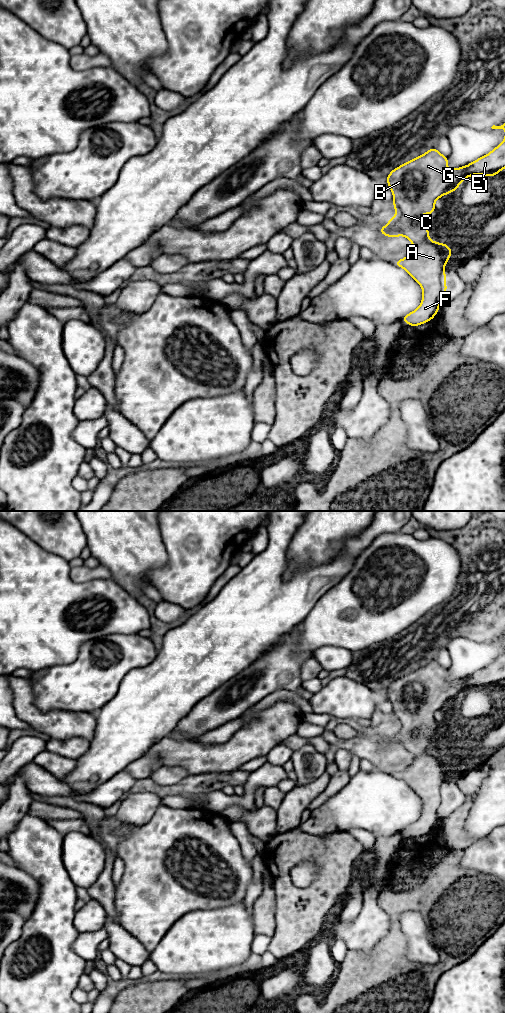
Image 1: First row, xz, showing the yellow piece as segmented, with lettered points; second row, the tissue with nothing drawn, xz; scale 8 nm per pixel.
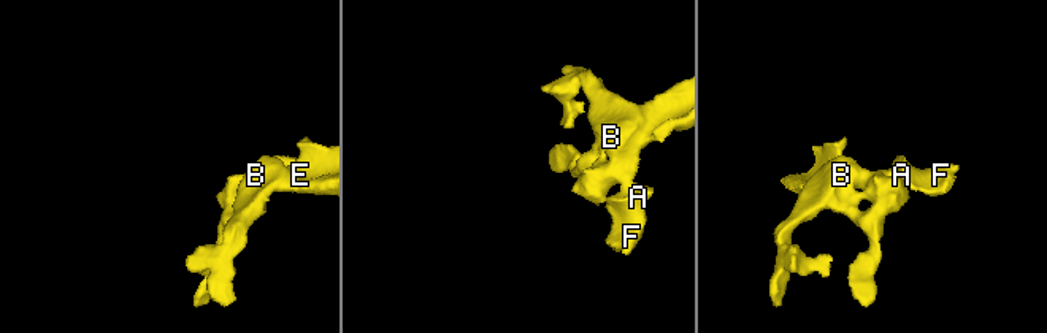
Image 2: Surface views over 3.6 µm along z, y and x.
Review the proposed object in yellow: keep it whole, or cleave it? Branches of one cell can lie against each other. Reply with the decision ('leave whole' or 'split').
leave whole

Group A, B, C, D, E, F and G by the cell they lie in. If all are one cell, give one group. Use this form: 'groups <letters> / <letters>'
groups A B C D E F G

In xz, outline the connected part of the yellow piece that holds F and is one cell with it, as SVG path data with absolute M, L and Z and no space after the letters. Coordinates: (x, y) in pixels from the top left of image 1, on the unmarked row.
M505 649L504 652L488 666L474 672L466 678L449 681L448 668L442 667L436 660L430 660L423 667L393 681L386 694L393 706L395 728L388 732L386 738L379 740L384 748L391 751L404 748L412 754L412 764L405 770L396 772L394 776L403 780L422 800L422 812L417 821L405 827L401 833L413 840L431 833L439 823L446 809L445 777L452 767L452 761L445 755L438 755L429 750L429 740L421 730L422 726L430 727L435 723L435 714L446 706L455 704L459 697L474 687L496 688L505 681Z

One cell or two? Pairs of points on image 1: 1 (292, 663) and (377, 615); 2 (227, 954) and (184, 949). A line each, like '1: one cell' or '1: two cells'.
1: two cells
2: one cell

